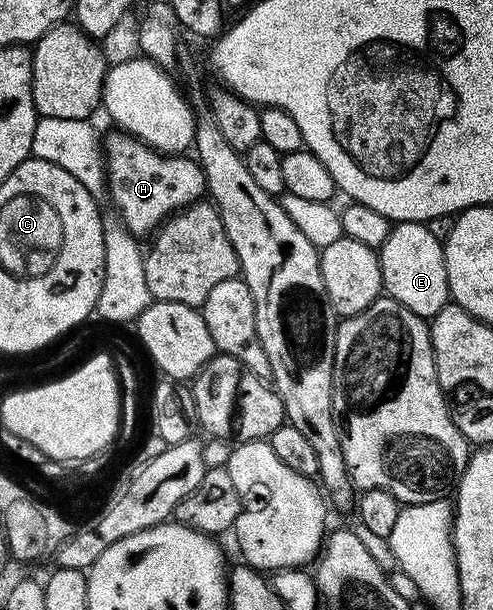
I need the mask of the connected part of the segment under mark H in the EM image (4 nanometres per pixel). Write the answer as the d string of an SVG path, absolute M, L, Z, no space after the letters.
M113 131L105 134L104 137L104 164L106 166L106 183L108 186L109 200L114 200L117 216L122 218L122 222L127 229L135 235L153 234L161 226L167 217L184 209L188 205L193 205L206 193L206 176L202 174L202 169L198 166L197 160L186 155L171 155L160 153L157 149L150 148L144 141L130 136L129 133Z

